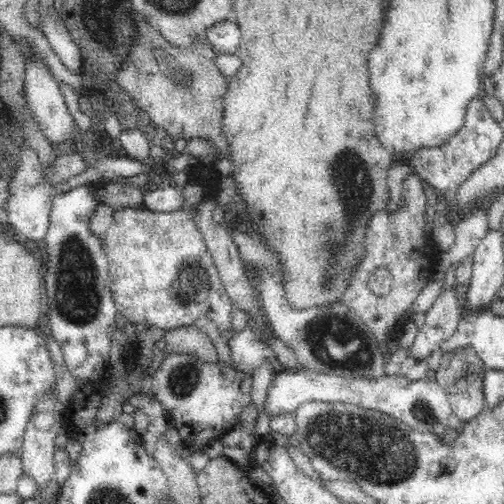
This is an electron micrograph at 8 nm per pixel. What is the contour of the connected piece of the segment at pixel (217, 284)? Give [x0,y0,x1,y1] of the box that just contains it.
[102,207,233,338]

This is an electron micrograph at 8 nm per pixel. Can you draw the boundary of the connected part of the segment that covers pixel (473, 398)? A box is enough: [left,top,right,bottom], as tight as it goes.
[433,347,486,422]

